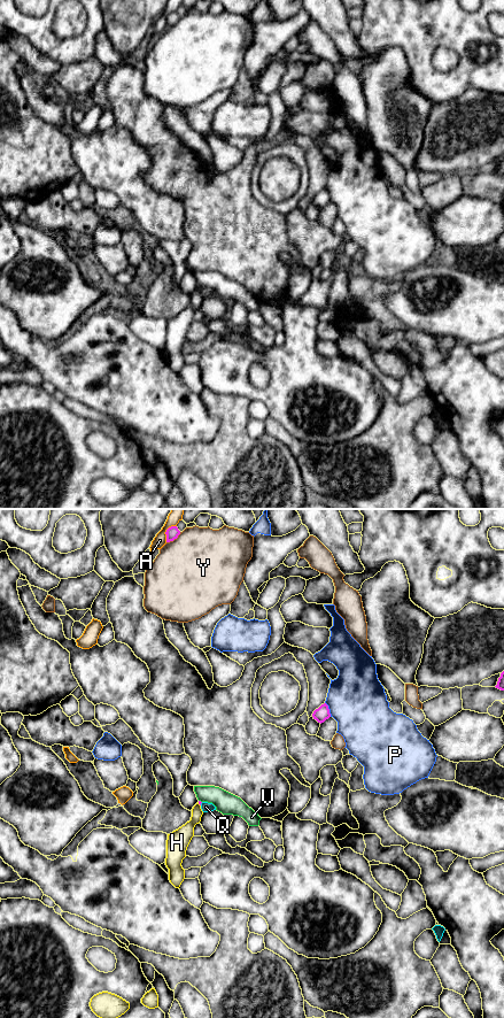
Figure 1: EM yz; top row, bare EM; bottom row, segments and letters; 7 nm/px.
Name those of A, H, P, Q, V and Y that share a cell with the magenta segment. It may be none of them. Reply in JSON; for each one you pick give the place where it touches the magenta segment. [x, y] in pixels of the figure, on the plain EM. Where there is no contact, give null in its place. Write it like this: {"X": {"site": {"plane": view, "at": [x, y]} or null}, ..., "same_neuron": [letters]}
{"H": {"site": {"plane": "yz", "at": [199, 288]}}, "same_neuron": ["H"]}

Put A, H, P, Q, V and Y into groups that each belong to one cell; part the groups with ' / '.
A / H / P / Q / V / Y

